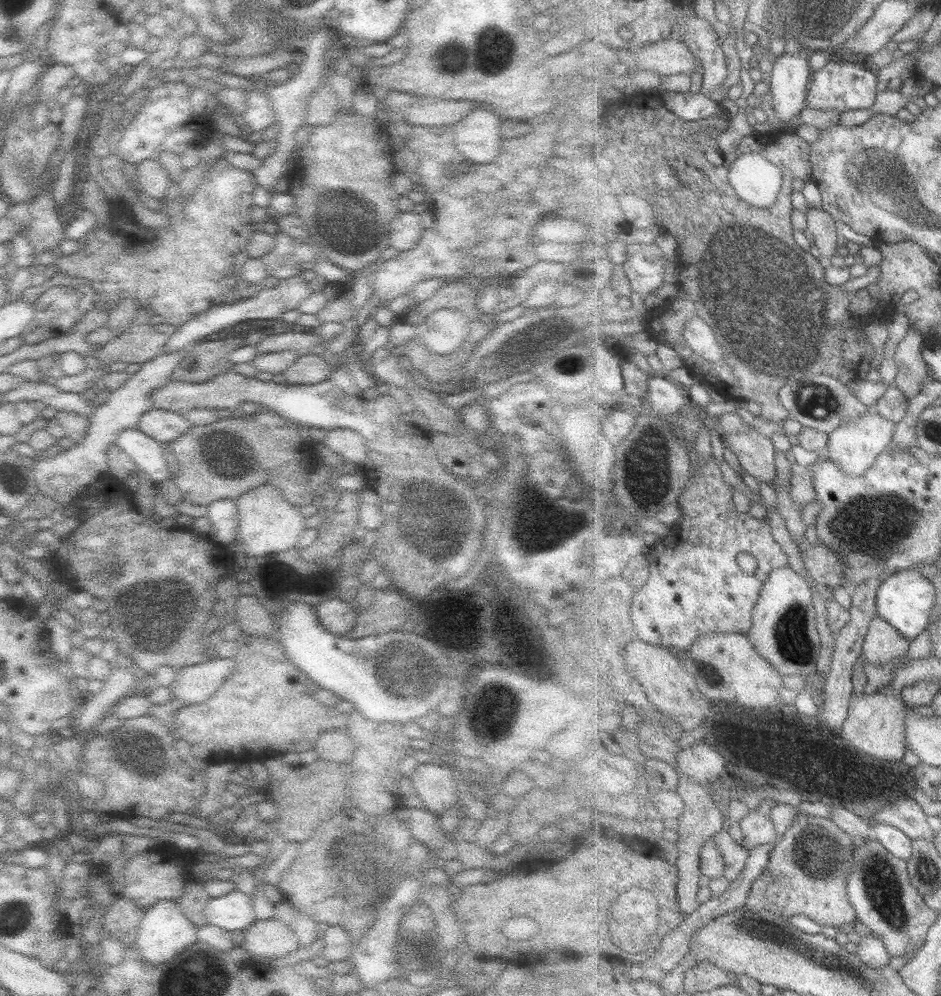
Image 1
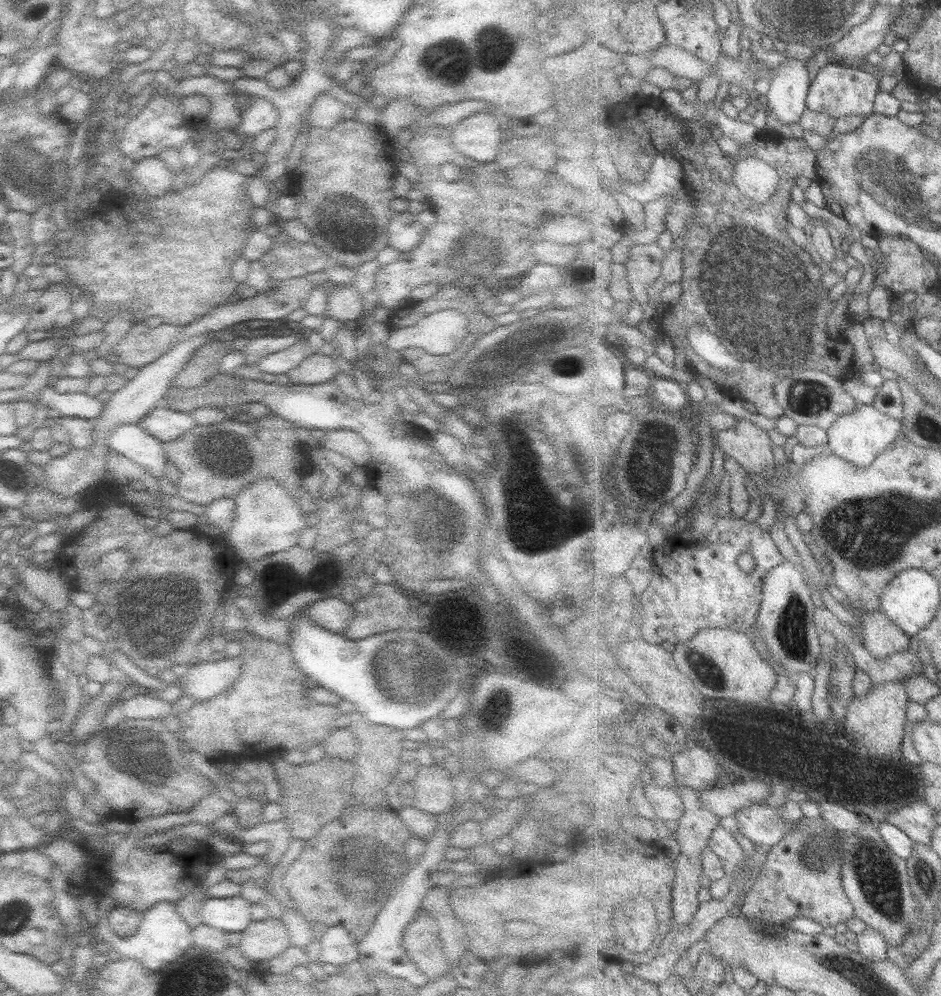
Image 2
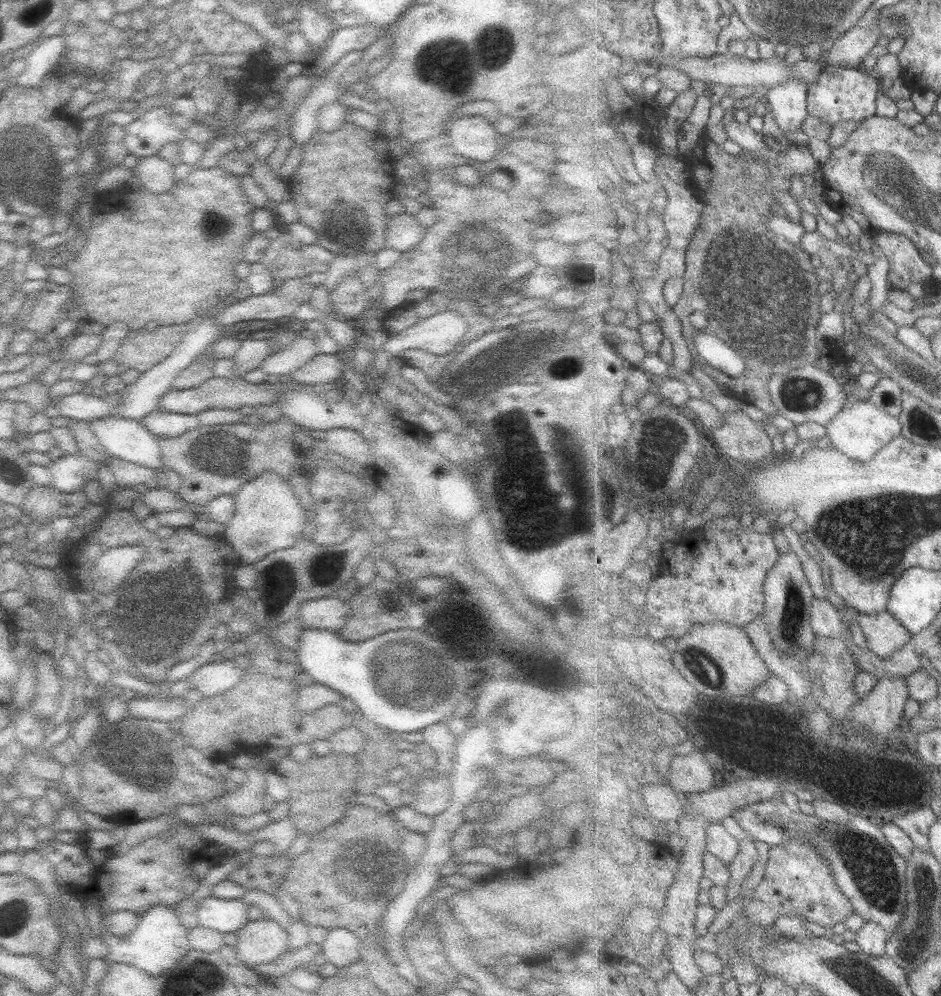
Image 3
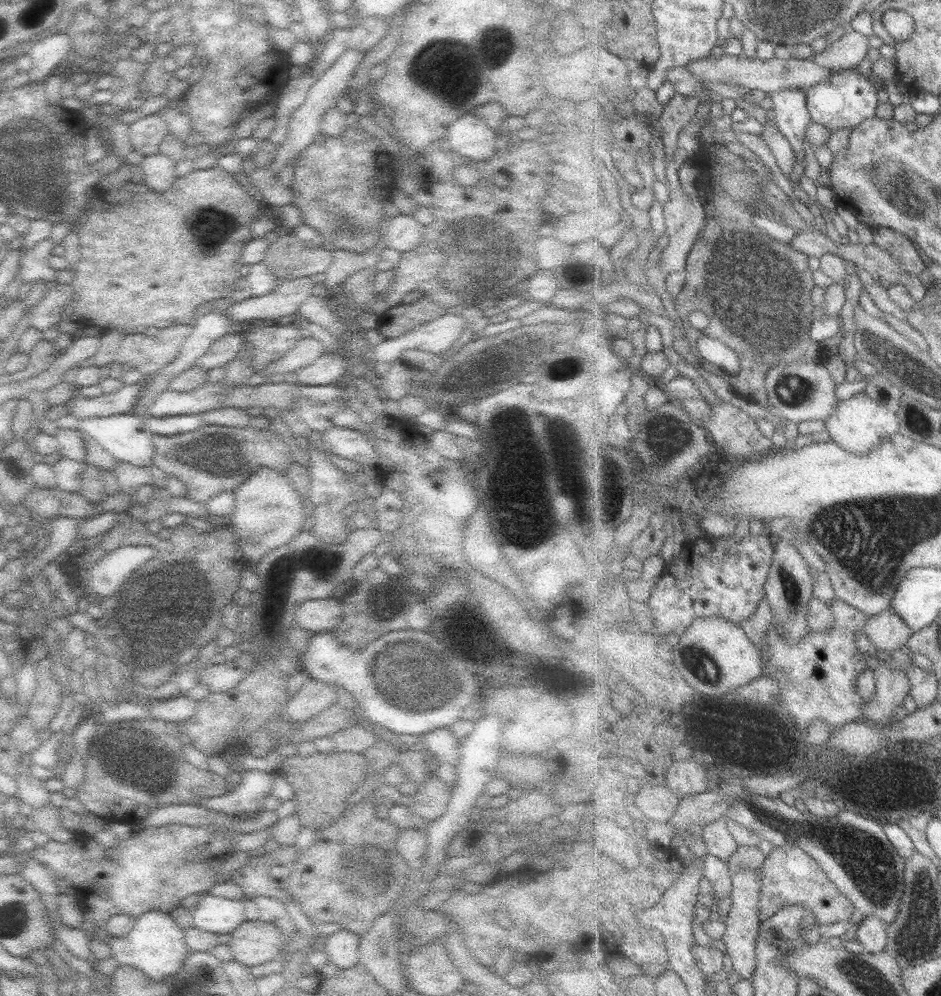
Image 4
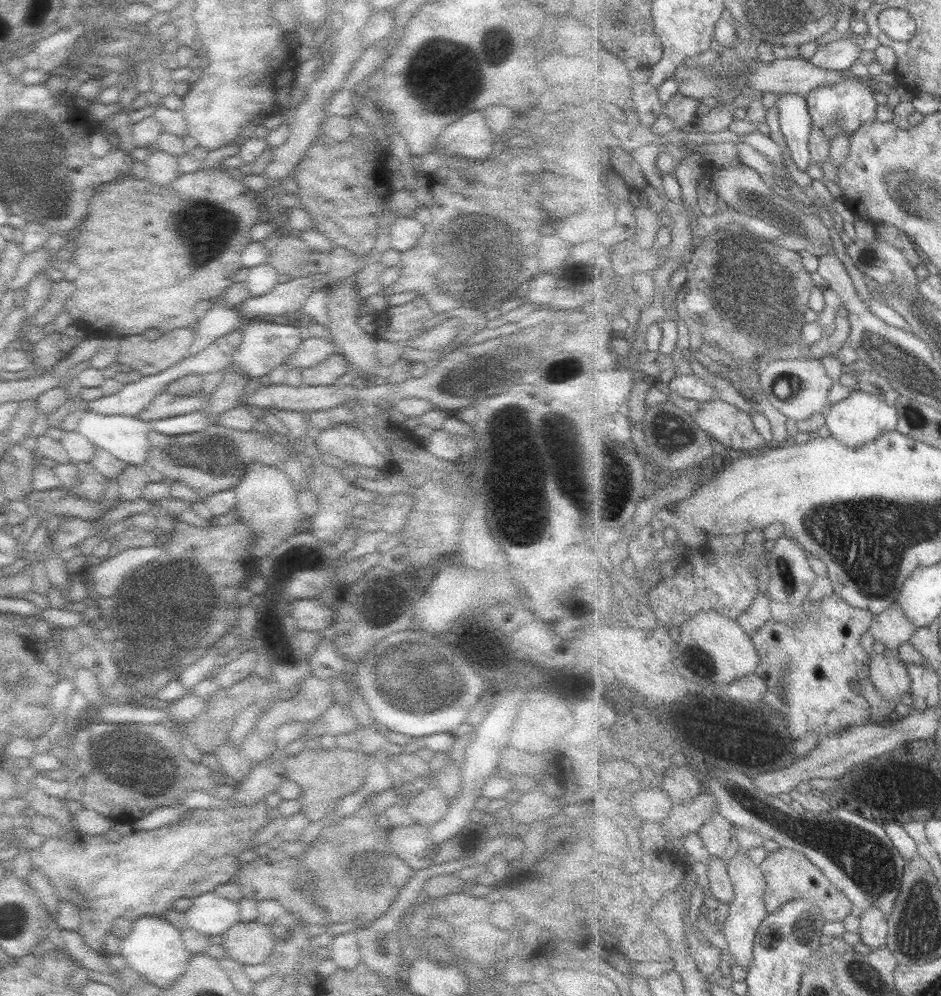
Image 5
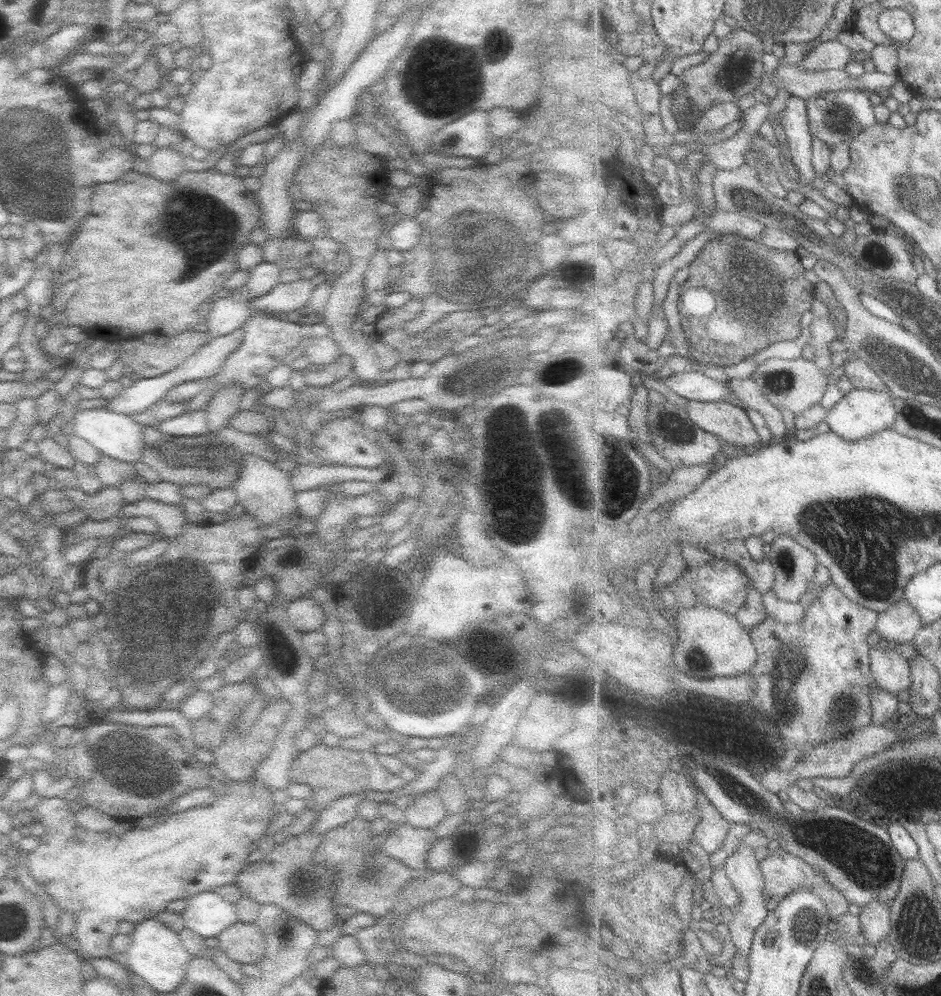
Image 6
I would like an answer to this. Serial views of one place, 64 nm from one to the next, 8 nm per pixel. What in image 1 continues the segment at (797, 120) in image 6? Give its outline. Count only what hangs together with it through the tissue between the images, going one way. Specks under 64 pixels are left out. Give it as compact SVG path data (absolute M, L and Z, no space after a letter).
M810 51L795 52L793 54L784 53L774 62L770 75L770 94L772 97L773 108L776 118L783 127L787 122L796 120L800 112L804 109L803 102L806 101L808 88L813 77L813 69L809 67Z

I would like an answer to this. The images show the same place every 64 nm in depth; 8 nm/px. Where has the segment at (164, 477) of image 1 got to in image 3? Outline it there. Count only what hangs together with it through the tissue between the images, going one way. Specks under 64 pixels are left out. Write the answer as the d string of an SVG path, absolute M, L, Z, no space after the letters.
M107 416L87 424L109 457L133 462L151 471L162 470L157 439L142 422Z

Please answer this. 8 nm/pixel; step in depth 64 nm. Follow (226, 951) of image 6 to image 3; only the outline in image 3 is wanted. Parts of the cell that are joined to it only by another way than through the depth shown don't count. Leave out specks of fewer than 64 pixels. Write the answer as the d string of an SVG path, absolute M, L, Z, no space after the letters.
M257 920L257 922L249 922L245 924L245 928L239 929L237 932L237 946L231 952L237 952L237 956L245 962L245 966L253 968L260 964L269 963L277 959L279 954L288 950L288 935L285 929L281 928L277 922L273 920Z

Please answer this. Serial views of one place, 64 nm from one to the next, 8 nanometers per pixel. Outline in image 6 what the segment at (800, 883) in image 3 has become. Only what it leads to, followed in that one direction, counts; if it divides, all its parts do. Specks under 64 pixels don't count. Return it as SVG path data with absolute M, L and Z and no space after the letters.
M777 850L773 854L769 855L765 860L760 862L760 870L763 874L765 882L765 902L769 911L775 911L783 899L787 899L787 896L797 893L797 891L811 891L815 895L819 896L825 907L827 907L827 913L833 922L845 915L849 915L849 906L851 902L843 896L843 893L836 890L827 880L824 874L821 874L812 864L809 864L806 860L803 860L796 854L791 854L785 850Z

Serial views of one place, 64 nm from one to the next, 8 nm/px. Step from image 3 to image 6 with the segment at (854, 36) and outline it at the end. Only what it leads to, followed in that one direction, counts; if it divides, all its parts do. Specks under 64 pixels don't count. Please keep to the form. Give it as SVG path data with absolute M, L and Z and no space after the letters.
M833 39L817 45L806 56L801 66L807 72L821 72L831 69L844 70L853 61L853 52L837 39Z

